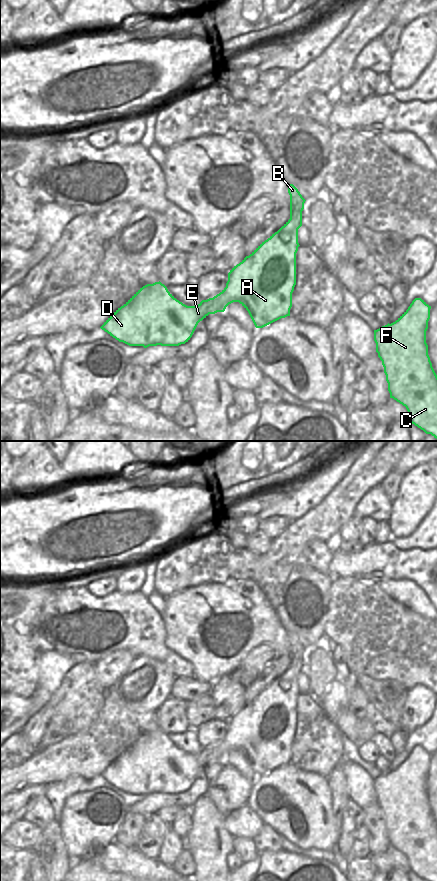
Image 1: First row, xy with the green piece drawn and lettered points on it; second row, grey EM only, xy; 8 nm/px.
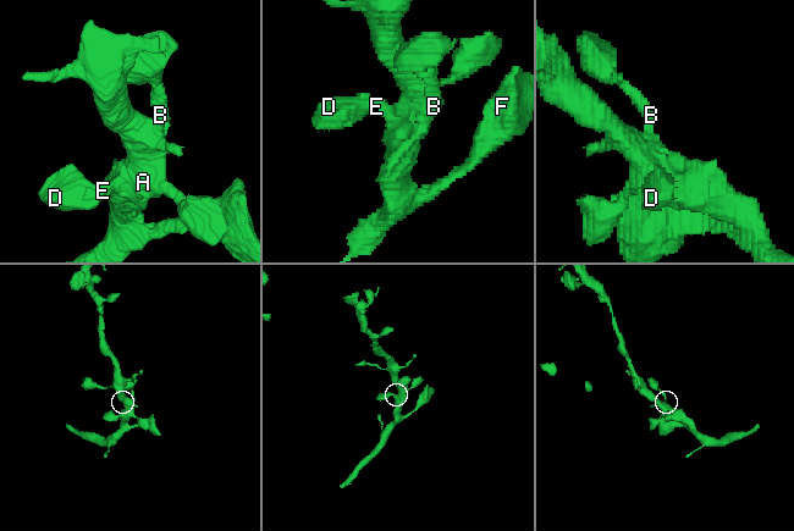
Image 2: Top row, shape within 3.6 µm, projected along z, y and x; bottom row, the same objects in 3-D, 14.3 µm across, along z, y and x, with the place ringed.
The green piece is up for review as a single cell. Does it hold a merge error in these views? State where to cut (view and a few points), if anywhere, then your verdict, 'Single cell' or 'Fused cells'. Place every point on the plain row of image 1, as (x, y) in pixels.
No split. Single cell

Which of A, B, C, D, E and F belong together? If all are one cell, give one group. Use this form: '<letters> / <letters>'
A B C D E F

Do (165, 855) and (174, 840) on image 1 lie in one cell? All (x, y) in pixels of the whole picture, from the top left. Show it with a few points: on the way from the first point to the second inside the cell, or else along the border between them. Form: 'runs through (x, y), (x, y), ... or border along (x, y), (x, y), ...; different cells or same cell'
runs through (169, 851), (173, 844); same cell

